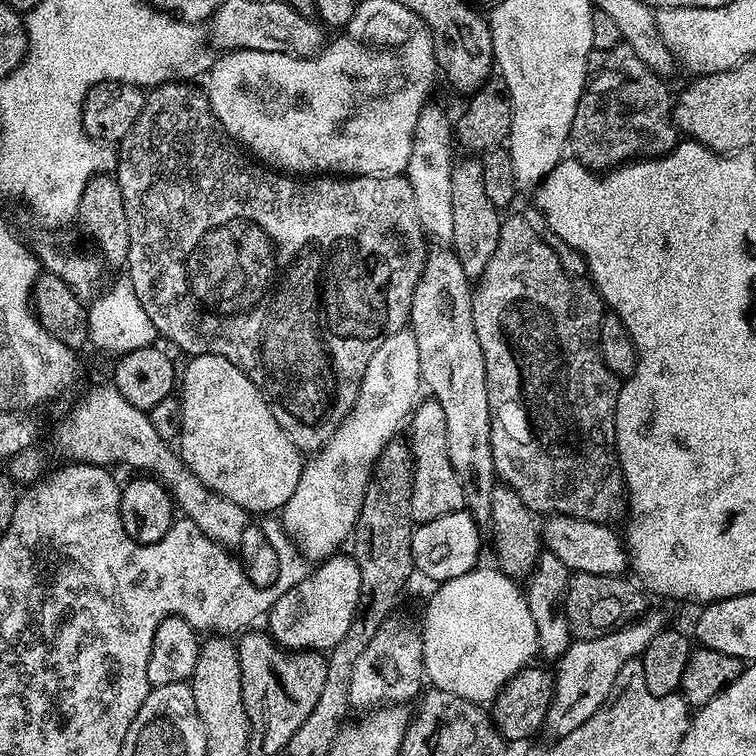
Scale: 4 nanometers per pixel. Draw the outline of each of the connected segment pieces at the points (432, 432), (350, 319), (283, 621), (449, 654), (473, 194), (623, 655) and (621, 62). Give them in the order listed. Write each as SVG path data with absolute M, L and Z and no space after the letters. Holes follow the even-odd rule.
M431 398L421 399L412 410L407 432L406 443L412 449L410 514L413 521L416 524L425 524L434 522L434 518L442 518L442 514L461 511L465 507L464 491L450 462L450 450L446 450L446 414L440 403Z
M157 83L153 87L156 89L144 97L138 122L118 144L114 175L122 190L130 230L127 279L132 281L142 310L163 339L165 336L174 347L181 348L185 357L209 352L224 356L242 369L264 395L264 403L290 442L301 453L315 454L350 415L366 366L370 366L378 346L390 334L405 331L409 323L414 290L426 259L426 233L418 218L414 186L410 186L407 175L293 178L281 174L245 154L224 133L201 89L199 92L180 83ZM226 204L238 210L238 214L232 214L238 216L238 222L242 218L242 228L230 230L234 238L226 238L232 240L232 246L226 244L228 266L188 270L184 262L188 252L208 226L222 220L224 214L216 214L220 212L216 208L226 208ZM182 212L186 216L184 226L182 220L178 224ZM395 232L404 239L412 264L400 253L392 237ZM230 254L238 258L236 272L230 266L230 260L234 260Z
M333 554L313 567L302 582L290 586L274 602L266 617L266 631L285 650L331 650L346 638L358 606L362 578L350 554Z
M477 566L471 572L462 574L462 578L450 578L443 581L439 585L440 588L428 600L428 609L424 612L424 628L422 627L422 635L424 637L424 674L430 681L431 687L441 688L450 694L458 694L458 698L466 698L470 702L484 706L495 700L496 695L506 687L510 681L515 678L519 672L524 671L533 663L532 659L538 656L538 634L534 626L534 618L530 618L530 606L528 605L527 595L522 591L513 577L508 576L505 572L500 571L499 567L484 568L485 566Z
M476 158L470 159L472 160L463 166L455 165L451 174L454 233L451 245L468 278L478 280L497 249L498 234L501 233L503 221L499 209L493 206L486 195L483 163Z
M648 610L625 627L614 628L589 640L573 639L572 645L554 664L554 693L543 731L549 732L549 737L559 738L570 734L570 730L578 730L582 722L589 720L612 699L616 692L616 679L624 663L643 657L646 646L650 646L653 638L665 627L663 614Z
M628 46L612 48L599 58L601 60L597 64L595 61L594 71L587 77L573 125L570 126L568 144L571 155L593 170L611 170L634 160L655 158L671 152L678 143L678 129L672 119L674 92L664 85L665 77L636 56Z

